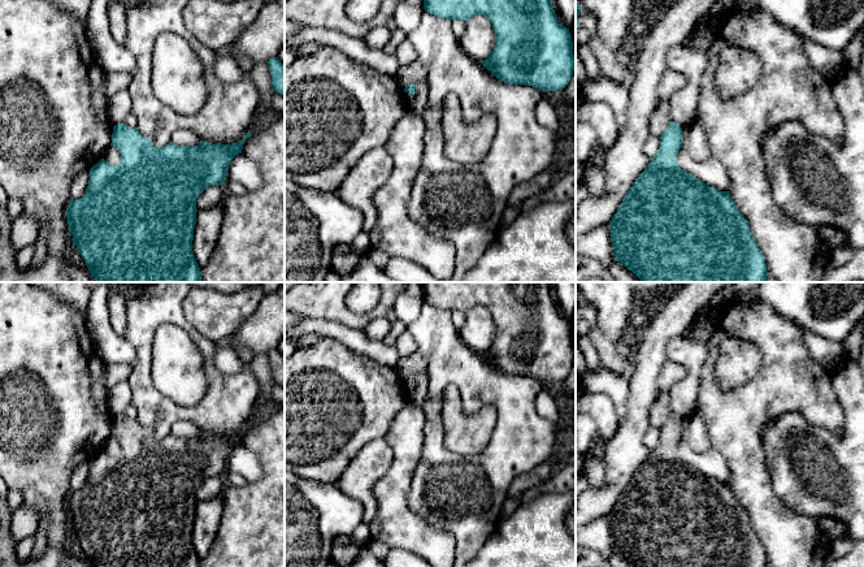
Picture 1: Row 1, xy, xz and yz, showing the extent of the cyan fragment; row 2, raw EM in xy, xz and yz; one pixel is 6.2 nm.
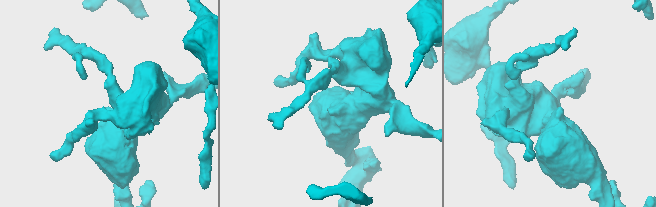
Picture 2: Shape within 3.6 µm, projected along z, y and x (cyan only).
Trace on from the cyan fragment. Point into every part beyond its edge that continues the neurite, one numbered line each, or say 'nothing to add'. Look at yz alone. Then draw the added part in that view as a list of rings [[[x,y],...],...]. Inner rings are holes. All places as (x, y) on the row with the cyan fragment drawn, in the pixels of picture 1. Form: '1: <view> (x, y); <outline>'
nothing to add

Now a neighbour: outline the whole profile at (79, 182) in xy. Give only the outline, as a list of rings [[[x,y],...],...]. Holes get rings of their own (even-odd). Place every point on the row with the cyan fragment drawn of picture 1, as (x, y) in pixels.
[[[83,170],[79,172],[71,181],[69,192],[70,192],[70,200],[79,199],[84,195],[86,189],[88,186],[88,179],[90,179],[90,172]]]

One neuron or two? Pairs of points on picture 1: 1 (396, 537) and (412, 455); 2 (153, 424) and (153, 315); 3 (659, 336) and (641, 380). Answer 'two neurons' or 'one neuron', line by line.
1: one neuron
2: one neuron
3: one neuron

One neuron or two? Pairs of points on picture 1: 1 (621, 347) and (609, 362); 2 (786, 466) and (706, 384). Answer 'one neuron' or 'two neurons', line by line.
1: two neurons
2: two neurons

